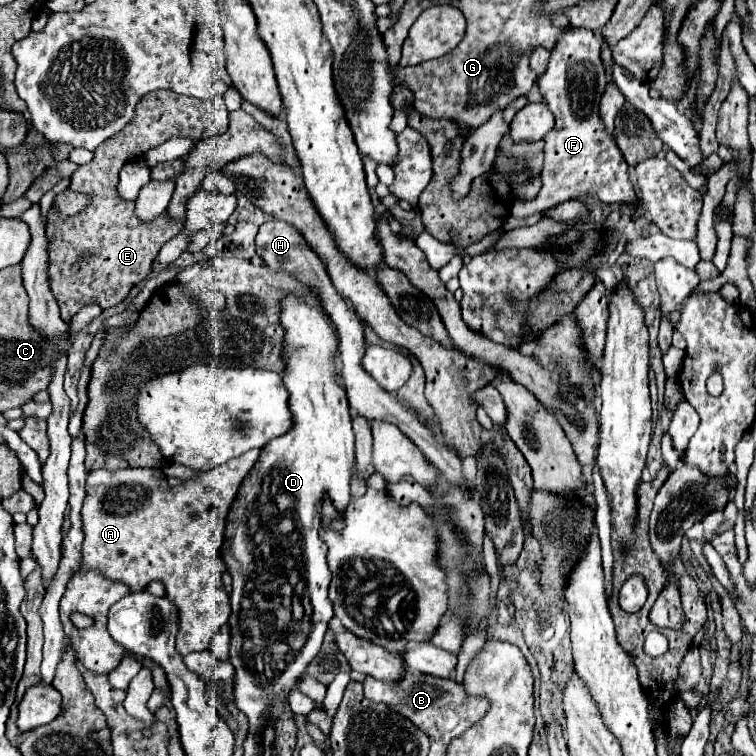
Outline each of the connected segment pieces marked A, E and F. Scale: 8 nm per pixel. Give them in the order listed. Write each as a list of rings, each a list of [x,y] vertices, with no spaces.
[[[249,450],[239,458],[225,462],[223,466],[195,474],[179,486],[169,486],[165,474],[159,468],[127,468],[127,470],[93,470],[87,478],[87,496],[81,510],[83,518],[83,564],[81,570],[97,568],[107,578],[127,584],[131,590],[143,590],[151,580],[161,580],[165,592],[179,608],[179,634],[177,650],[181,656],[189,652],[207,650],[213,634],[227,624],[231,606],[229,594],[223,588],[221,576],[225,562],[221,558],[221,544],[225,536],[225,520],[235,500],[237,488],[249,474],[259,458],[259,450]]]
[[[151,92],[137,104],[135,118],[117,132],[117,136],[99,144],[89,164],[75,170],[71,176],[71,190],[87,194],[89,206],[75,216],[61,216],[57,208],[53,208],[53,218],[47,222],[49,278],[63,320],[71,320],[85,304],[95,302],[103,310],[121,304],[129,296],[129,290],[151,274],[161,246],[185,228],[185,220],[173,220],[167,212],[151,222],[141,222],[135,216],[135,202],[123,200],[117,194],[123,164],[141,158],[169,138],[191,136],[199,140],[201,134],[201,100],[175,92]]]
[[[571,28],[567,34],[563,34],[563,38],[557,42],[557,48],[551,52],[547,72],[539,76],[539,90],[545,98],[545,104],[555,114],[555,128],[543,138],[543,188],[535,200],[515,202],[511,216],[525,218],[571,198],[593,196],[605,204],[637,202],[637,192],[627,172],[629,166],[625,164],[615,138],[607,132],[599,116],[599,102],[607,86],[607,74],[599,58],[599,48],[601,42],[591,30]]]

